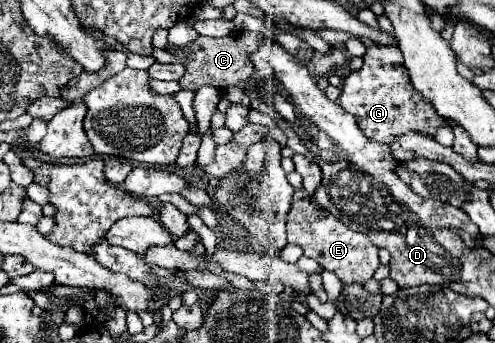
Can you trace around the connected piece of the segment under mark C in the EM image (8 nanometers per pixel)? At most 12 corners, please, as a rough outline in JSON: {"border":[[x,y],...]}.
{"border":[[242,31],[198,37],[184,53],[183,90],[244,89],[248,51],[264,39]]}

